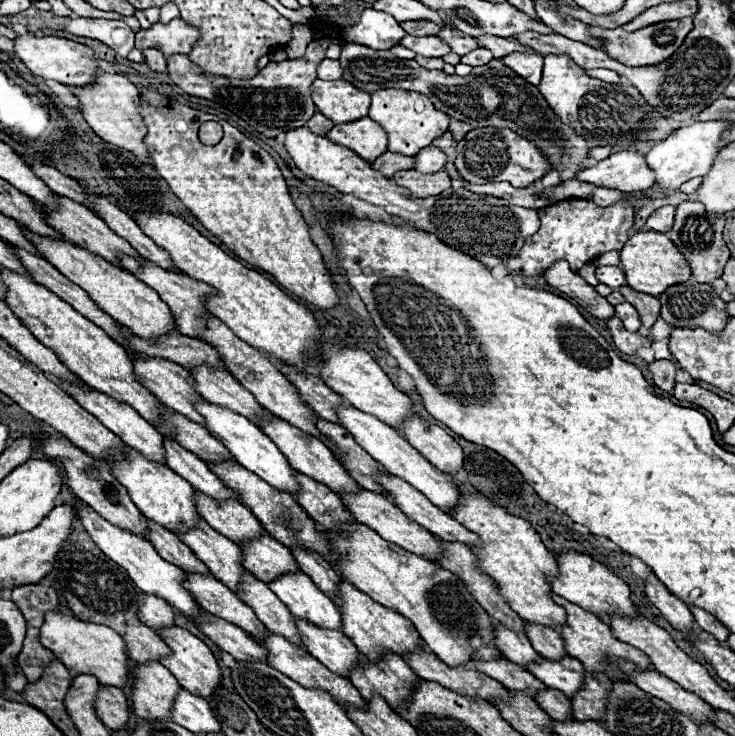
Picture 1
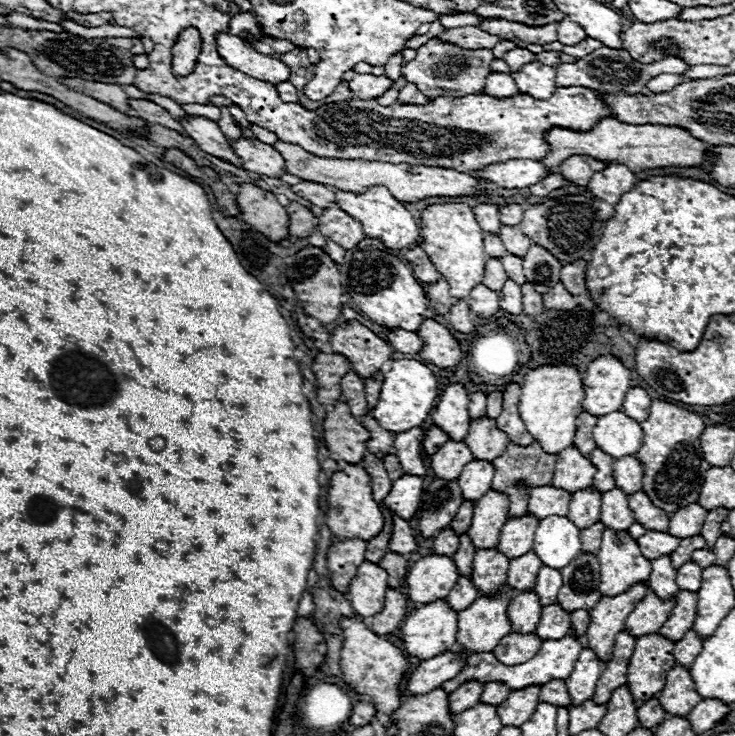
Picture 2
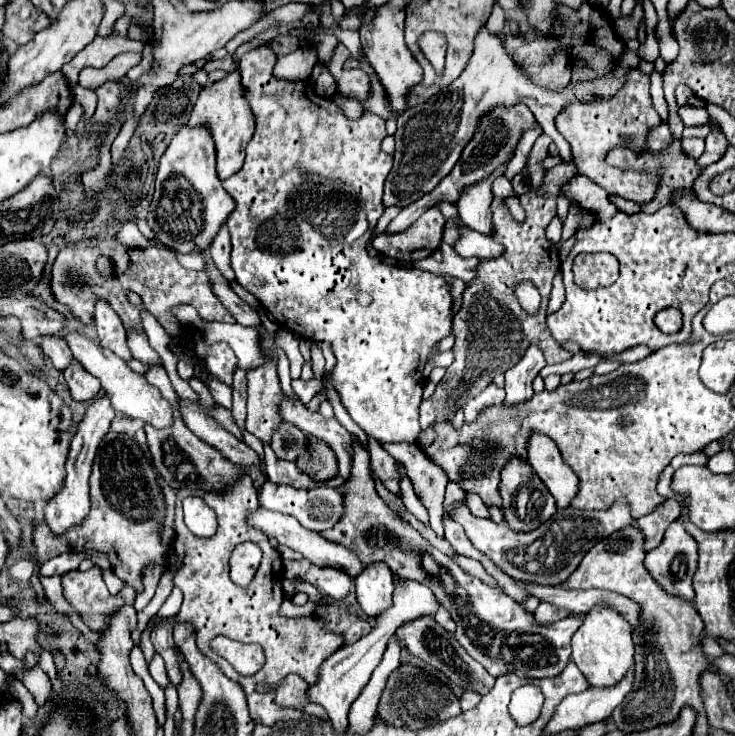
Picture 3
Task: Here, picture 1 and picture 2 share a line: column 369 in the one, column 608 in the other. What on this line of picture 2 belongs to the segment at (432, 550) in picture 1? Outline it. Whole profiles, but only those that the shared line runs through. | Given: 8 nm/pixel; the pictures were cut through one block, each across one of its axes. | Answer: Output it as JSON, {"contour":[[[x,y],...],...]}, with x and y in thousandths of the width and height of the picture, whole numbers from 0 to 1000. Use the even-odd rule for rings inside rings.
{"contour":[[[833,663],[822,668],[816,709],[824,717],[835,717],[835,720],[854,720],[863,712],[863,701],[854,688],[854,674],[844,663]]]}

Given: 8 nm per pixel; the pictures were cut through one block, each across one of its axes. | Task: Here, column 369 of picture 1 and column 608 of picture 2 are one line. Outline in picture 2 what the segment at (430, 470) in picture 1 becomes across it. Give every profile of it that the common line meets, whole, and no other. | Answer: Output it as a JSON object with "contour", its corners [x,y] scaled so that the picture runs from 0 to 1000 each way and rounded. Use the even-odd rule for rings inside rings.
{"contour":[[[846,557],[816,565],[808,579],[811,603],[835,622],[865,617],[873,606],[873,582],[865,571],[857,571]]]}

